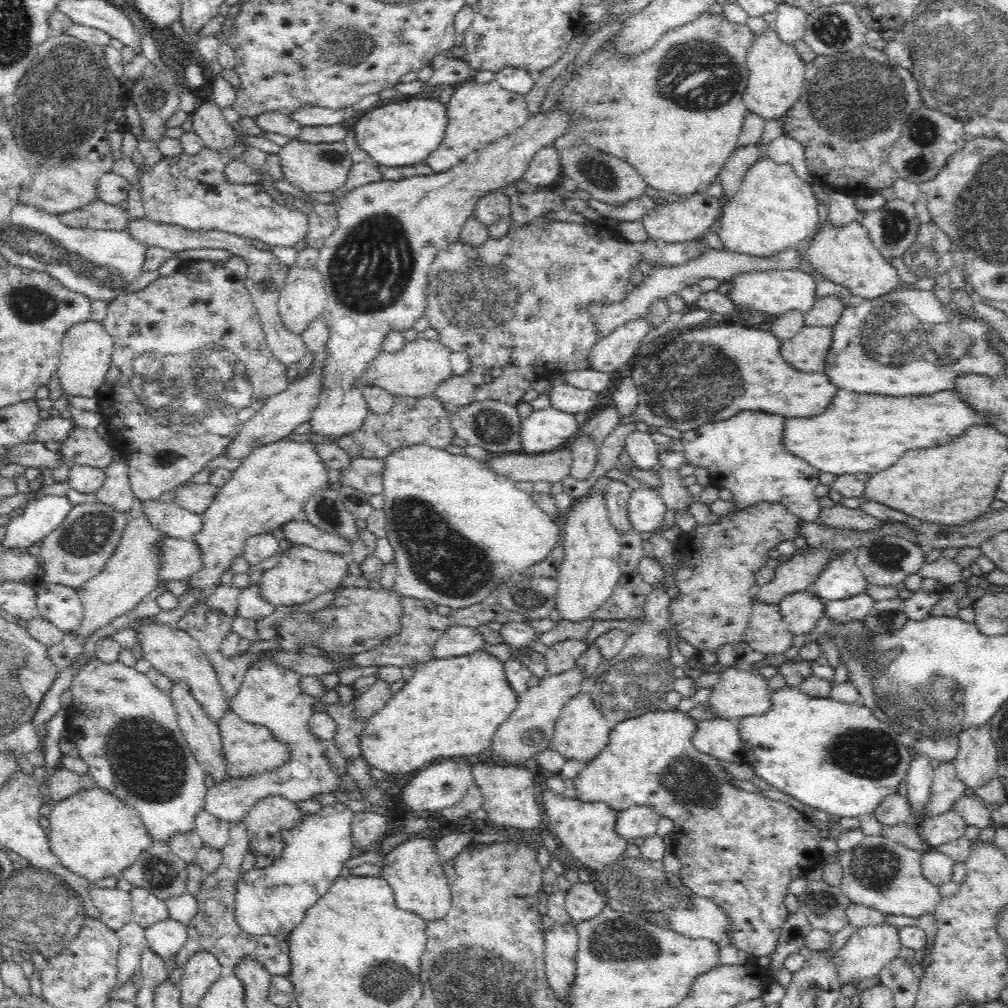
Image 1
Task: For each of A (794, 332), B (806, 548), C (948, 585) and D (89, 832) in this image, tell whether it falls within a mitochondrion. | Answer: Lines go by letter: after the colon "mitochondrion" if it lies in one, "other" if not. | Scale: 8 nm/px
A: other
B: other
C: other
D: other

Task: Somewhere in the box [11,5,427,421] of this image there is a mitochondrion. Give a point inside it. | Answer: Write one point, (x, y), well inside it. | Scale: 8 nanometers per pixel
(65, 102)

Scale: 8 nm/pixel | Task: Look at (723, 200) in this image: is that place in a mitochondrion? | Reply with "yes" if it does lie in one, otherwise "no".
no

